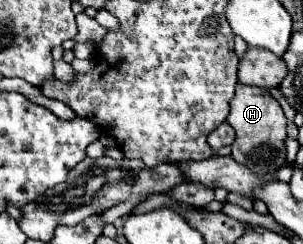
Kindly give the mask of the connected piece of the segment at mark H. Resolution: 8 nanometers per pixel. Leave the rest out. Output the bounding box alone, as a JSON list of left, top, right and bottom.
[227,84,287,176]

